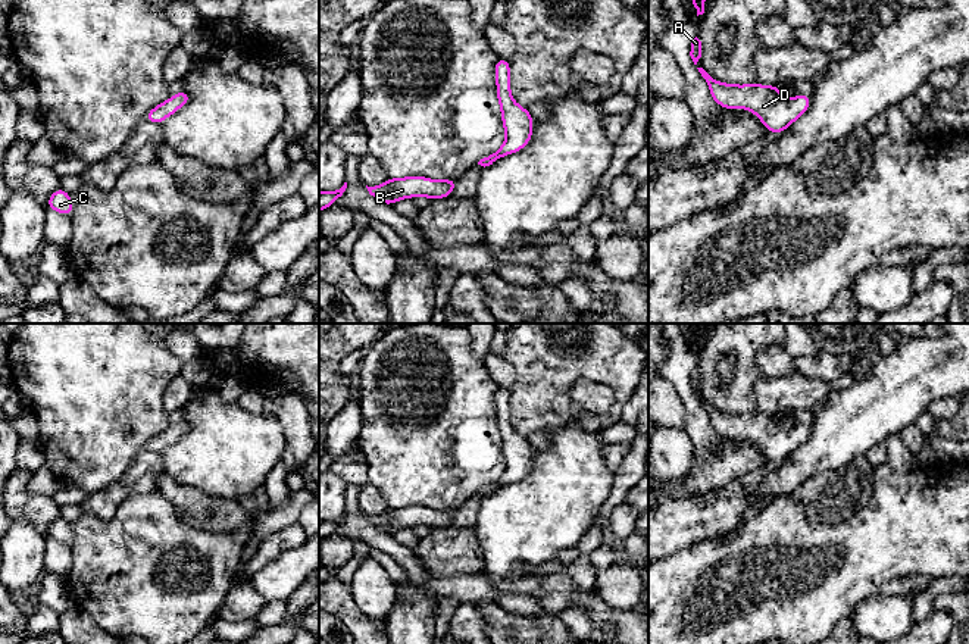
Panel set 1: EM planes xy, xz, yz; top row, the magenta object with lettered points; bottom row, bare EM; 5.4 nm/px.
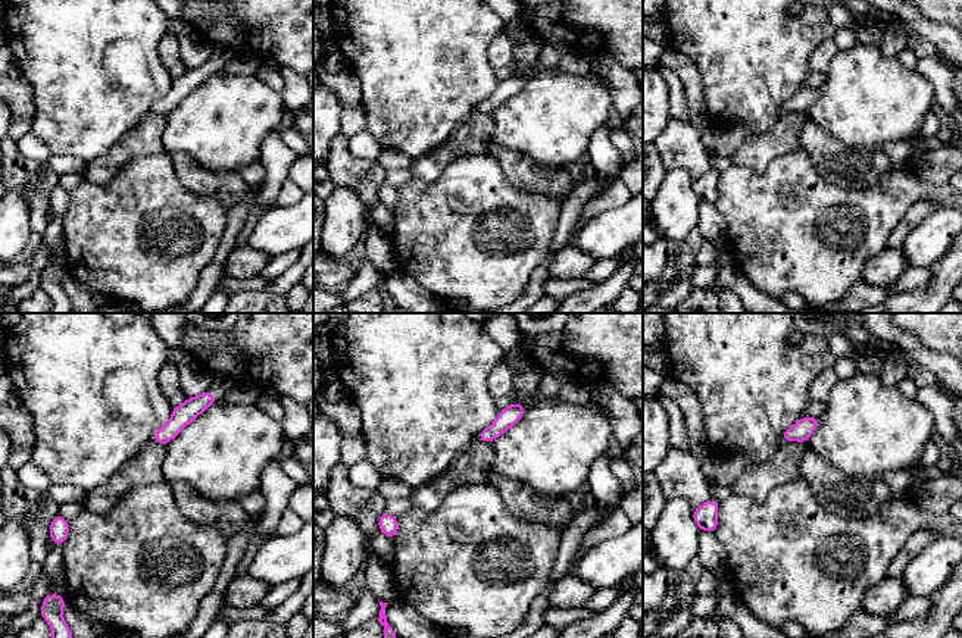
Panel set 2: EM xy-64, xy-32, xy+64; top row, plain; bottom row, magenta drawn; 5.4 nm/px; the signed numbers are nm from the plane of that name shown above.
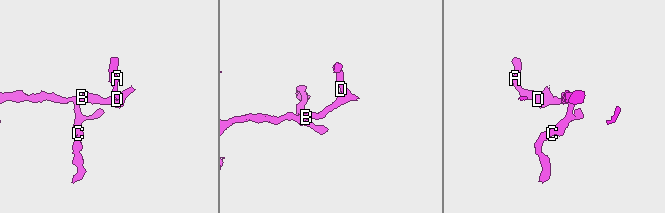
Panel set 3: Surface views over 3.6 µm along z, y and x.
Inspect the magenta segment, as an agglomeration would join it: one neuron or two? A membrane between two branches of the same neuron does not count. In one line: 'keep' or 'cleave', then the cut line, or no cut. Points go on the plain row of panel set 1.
keep; cut none

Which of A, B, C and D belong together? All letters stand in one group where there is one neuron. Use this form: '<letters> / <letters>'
A B C D

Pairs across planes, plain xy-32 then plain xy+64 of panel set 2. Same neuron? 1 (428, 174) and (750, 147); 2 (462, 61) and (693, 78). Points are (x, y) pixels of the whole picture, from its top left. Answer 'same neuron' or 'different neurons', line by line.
1: same neuron
2: different neurons

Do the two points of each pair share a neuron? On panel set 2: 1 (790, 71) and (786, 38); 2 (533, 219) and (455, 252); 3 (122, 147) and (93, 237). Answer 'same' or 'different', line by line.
1: same
2: same
3: different

